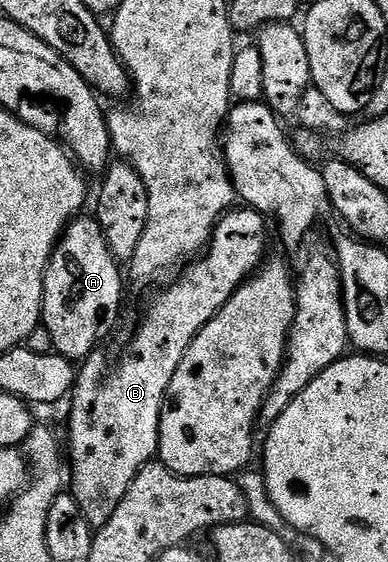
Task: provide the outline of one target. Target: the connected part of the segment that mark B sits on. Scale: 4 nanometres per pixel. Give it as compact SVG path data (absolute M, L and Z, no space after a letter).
M234 207L217 222L217 226L213 229L213 234L205 247L205 252L200 254L192 263L180 270L178 279L174 285L169 285L149 306L145 309L145 314L141 317L141 326L137 329L137 334L133 337L133 342L125 349L125 354L121 357L117 369L113 369L109 373L109 365L105 362L105 357L101 351L94 351L85 358L80 366L77 375L77 384L73 387L71 394L71 402L73 406L69 409L69 449L67 445L67 465L73 468L73 489L71 496L75 499L75 503L79 505L79 511L83 511L83 519L87 519L87 523L95 531L101 529L107 519L111 519L111 515L115 515L115 507L119 507L119 503L123 499L123 495L127 495L127 487L131 487L131 483L135 479L135 475L139 475L142 467L150 464L158 456L157 444L159 443L159 423L161 422L161 409L165 405L165 396L167 395L167 387L171 387L171 379L175 379L175 371L179 371L179 363L183 363L183 355L187 351L187 347L191 347L191 343L199 335L199 331L203 331L203 327L207 327L207 323L213 316L218 313L222 307L231 299L231 295L235 295L235 291L244 281L248 281L258 269L261 268L266 260L265 253L265 224L266 218L260 213L256 213L248 207Z

